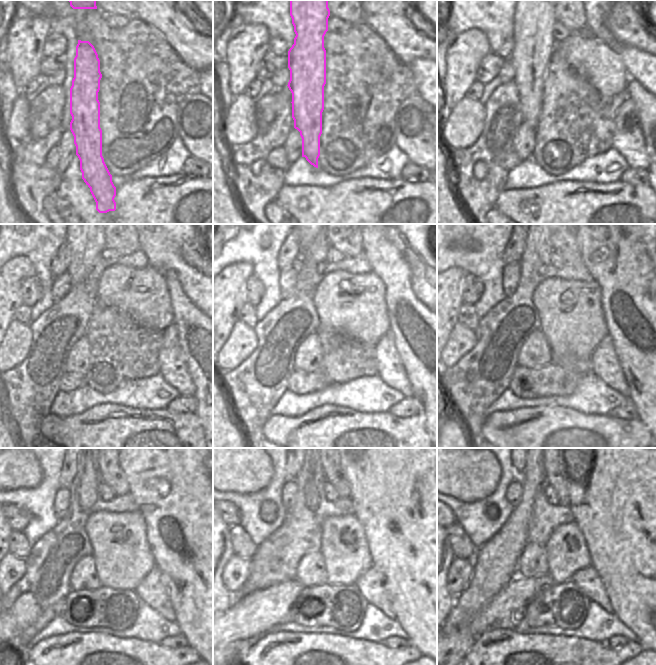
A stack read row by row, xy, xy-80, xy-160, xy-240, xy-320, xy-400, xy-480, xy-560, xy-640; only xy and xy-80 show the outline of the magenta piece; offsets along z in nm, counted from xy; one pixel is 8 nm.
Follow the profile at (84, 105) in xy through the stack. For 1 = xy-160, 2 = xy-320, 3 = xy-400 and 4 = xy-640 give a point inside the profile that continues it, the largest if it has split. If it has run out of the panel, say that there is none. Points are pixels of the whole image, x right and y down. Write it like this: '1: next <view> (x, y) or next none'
1: next xy-160 (534, 20)
2: next xy-320 (304, 244)
3: next none
4: next none

